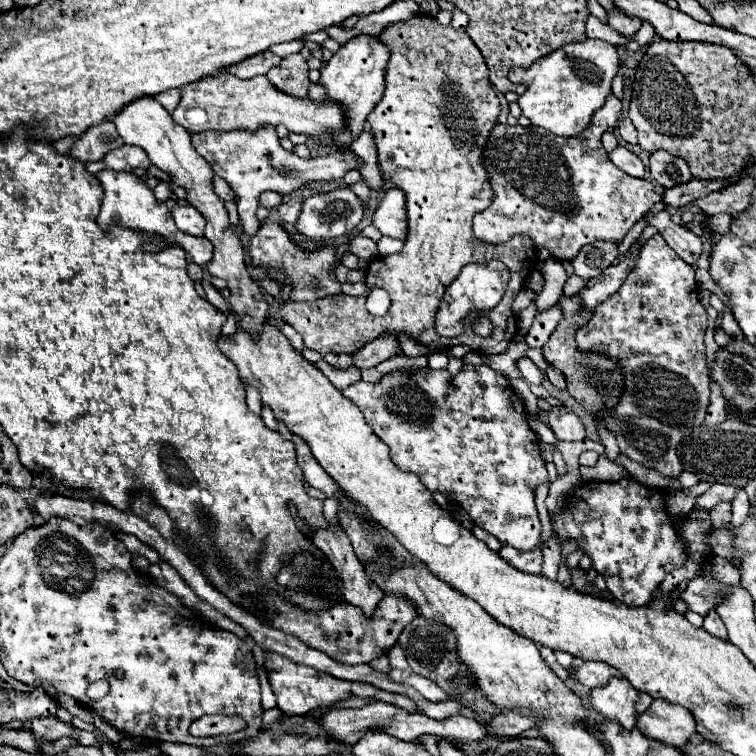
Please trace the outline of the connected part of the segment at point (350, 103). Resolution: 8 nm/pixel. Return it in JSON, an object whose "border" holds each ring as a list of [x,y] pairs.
{"border":[[[356,36],[354,40],[342,44],[340,50],[322,68],[320,84],[326,86],[326,94],[330,100],[340,102],[344,106],[348,118],[346,132],[334,136],[334,142],[338,146],[348,146],[354,138],[360,136],[370,110],[380,102],[384,92],[384,78],[386,78],[384,74],[388,60],[390,60],[390,52],[386,44],[382,44],[376,36]]]}

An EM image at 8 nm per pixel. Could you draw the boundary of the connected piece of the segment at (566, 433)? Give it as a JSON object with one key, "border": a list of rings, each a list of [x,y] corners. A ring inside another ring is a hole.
{"border":[[[552,408],[548,412],[548,422],[558,440],[574,442],[574,440],[586,438],[584,424],[580,422],[580,418],[574,412],[568,412],[566,408]]]}

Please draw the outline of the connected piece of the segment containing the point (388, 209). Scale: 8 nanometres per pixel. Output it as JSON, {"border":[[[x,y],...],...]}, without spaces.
{"border":[[[386,190],[380,206],[374,212],[372,224],[382,232],[382,236],[390,236],[396,240],[406,238],[406,198],[402,190]]]}

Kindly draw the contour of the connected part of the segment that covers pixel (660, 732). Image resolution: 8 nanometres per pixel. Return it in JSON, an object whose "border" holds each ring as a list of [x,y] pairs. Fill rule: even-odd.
{"border":[[[652,700],[646,712],[638,714],[636,726],[648,738],[682,748],[686,740],[696,732],[694,718],[682,706],[674,706],[668,700]]]}

